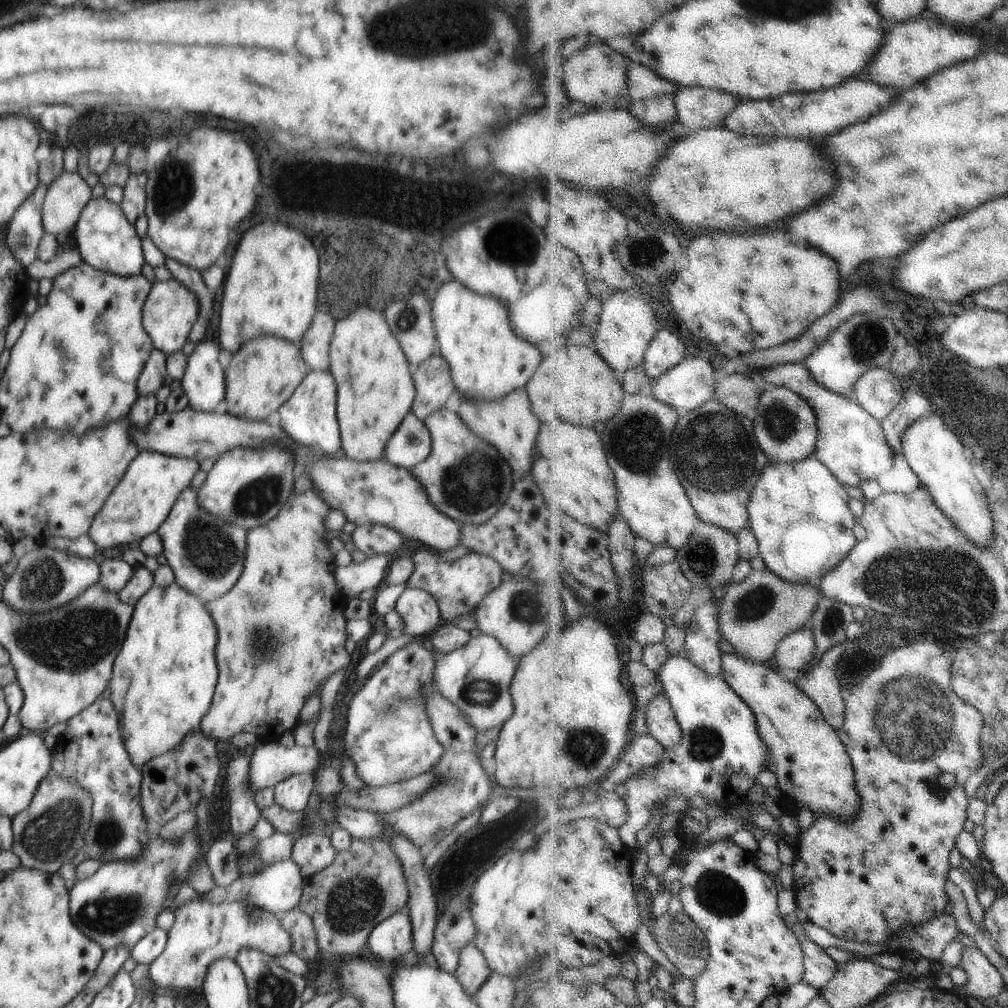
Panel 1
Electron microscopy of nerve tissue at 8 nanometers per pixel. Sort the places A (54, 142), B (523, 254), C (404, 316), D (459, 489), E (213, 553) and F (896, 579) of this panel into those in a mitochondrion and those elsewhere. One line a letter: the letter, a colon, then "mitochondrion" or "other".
A: other
B: mitochondrion
C: mitochondrion
D: mitochondrion
E: mitochondrion
F: mitochondrion

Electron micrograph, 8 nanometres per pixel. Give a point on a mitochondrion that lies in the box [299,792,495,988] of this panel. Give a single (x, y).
(350, 903)

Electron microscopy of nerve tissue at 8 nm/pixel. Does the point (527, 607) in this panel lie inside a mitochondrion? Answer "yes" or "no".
yes

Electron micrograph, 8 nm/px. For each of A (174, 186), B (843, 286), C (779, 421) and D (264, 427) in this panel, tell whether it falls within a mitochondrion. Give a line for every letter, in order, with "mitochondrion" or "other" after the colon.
A: mitochondrion
B: other
C: mitochondrion
D: other

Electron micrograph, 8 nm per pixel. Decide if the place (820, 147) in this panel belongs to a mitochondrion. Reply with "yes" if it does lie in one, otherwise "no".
no

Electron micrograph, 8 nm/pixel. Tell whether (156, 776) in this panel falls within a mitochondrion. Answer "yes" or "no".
yes

